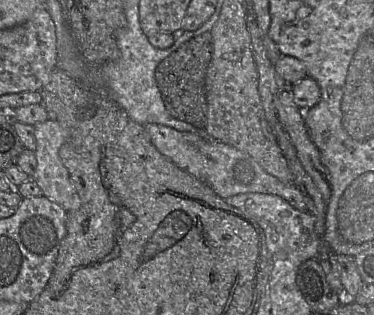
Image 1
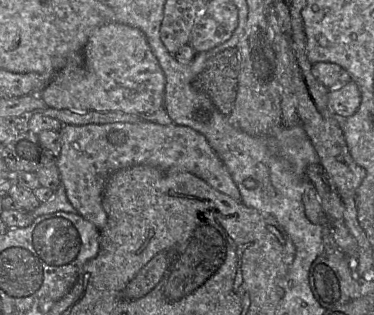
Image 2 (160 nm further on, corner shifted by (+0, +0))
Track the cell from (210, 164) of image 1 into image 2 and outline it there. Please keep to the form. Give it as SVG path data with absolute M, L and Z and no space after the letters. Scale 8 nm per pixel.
M107 23L90 34L81 53L53 78L40 96L48 107L72 111L121 111L142 120L172 123L164 106L165 76L145 34L138 28Z

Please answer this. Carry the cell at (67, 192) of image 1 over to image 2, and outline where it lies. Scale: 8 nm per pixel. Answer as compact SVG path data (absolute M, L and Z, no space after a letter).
M149 121L114 122L107 124L63 125L59 130L61 150L55 158L61 185L77 213L101 230L107 222L103 194L109 177L116 171L135 165L149 165L165 172L187 172L198 176L216 190L240 201L241 195L225 164L207 139L191 127L171 123L161 125Z

